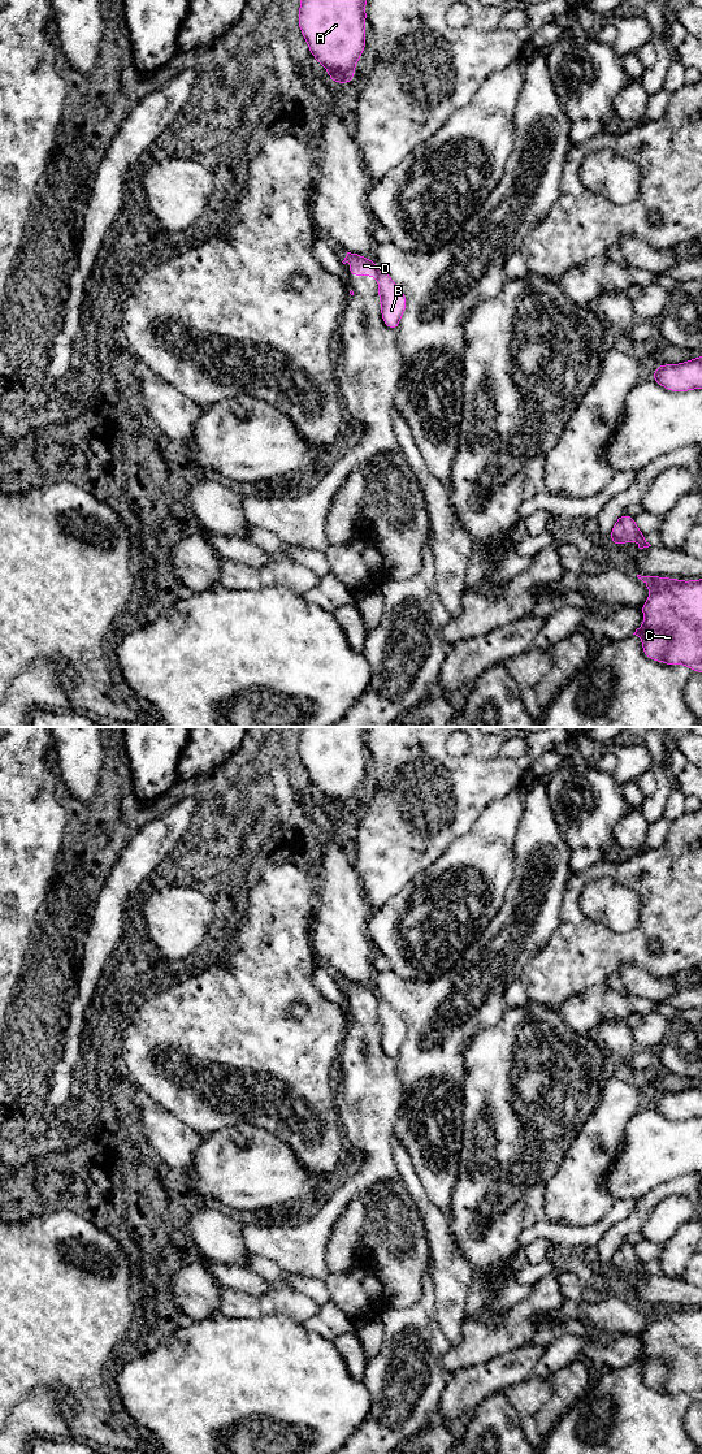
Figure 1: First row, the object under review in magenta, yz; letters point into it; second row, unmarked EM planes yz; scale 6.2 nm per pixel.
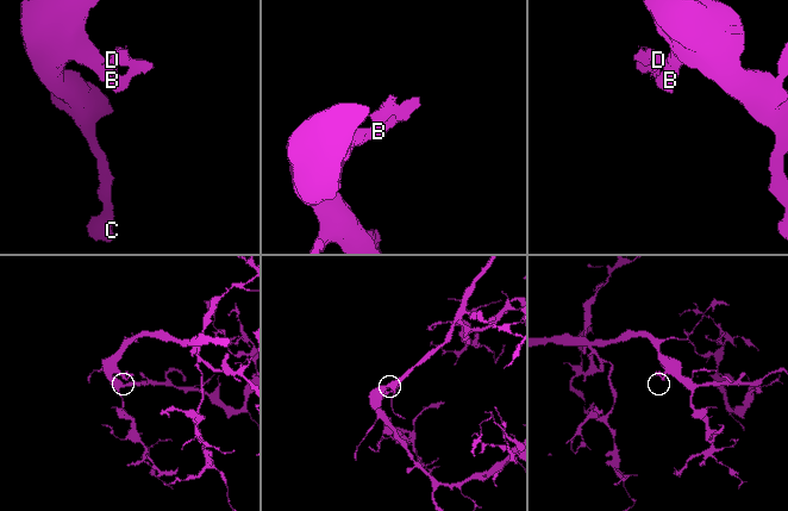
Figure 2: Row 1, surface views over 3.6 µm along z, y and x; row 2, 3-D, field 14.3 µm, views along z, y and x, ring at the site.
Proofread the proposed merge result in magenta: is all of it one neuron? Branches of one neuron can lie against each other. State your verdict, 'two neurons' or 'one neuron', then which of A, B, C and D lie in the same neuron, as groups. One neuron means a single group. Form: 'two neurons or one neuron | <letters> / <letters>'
two neurons | A B C / D

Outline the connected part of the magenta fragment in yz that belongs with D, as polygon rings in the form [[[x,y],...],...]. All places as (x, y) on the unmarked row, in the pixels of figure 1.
[[[347,981],[342,991],[346,992],[348,990],[354,992],[351,998],[347,998],[348,1004],[372,1004],[378,1007],[378,995],[372,987]]]

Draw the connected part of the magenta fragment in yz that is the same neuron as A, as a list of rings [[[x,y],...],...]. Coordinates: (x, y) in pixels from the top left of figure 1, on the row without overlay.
[[[300,727],[299,757],[333,812],[352,812],[365,770],[368,727]]]

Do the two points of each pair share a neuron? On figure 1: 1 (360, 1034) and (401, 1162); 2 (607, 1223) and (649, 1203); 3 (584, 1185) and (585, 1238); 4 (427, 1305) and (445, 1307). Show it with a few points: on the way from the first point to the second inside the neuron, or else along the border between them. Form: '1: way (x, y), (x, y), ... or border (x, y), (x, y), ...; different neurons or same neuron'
1: border (393, 1136), (391, 1158), (397, 1165); different neurons
2: border (637, 1201), (633, 1210), (615, 1224); different neurons
3: border (611, 1208), (594, 1223), (564, 1225); different neurons
4: border (432, 1276), (434, 1315), (445, 1335); different neurons

